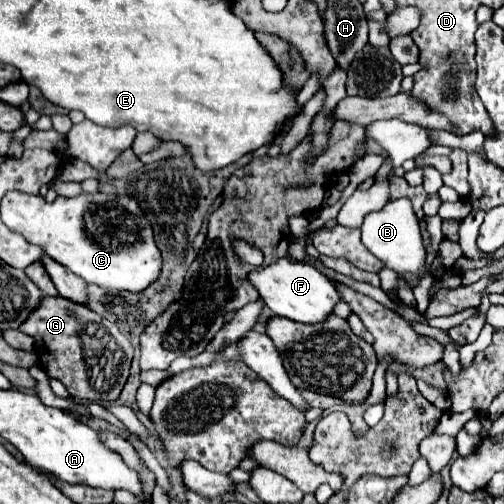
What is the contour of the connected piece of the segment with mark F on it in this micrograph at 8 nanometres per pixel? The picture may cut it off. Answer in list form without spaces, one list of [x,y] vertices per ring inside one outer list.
[[[291,256],[273,258],[273,262],[267,264],[265,268],[259,266],[255,270],[251,270],[247,274],[247,280],[255,286],[255,290],[259,292],[259,298],[265,302],[265,306],[271,312],[275,312],[277,316],[295,320],[295,322],[303,322],[303,324],[313,324],[313,322],[325,320],[341,298],[339,292],[335,290],[333,282],[325,274],[315,270],[311,264],[293,260]]]

